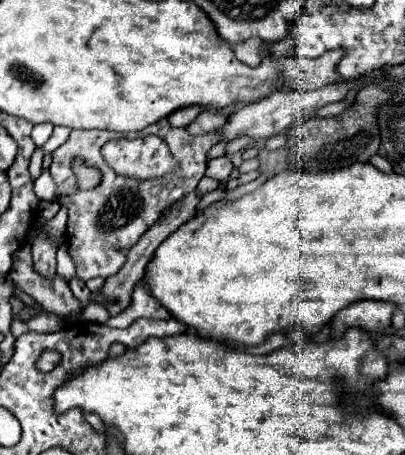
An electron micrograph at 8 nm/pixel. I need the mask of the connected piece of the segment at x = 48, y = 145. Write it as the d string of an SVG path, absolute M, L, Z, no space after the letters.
M55 126L53 134L51 134L51 136L49 136L49 140L41 146L41 150L43 150L45 154L51 154L57 146L61 146L61 144L67 140L69 132L71 132L71 128L65 128L65 126Z

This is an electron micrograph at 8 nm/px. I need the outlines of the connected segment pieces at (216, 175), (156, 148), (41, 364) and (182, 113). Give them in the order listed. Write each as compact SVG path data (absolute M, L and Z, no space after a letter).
M221 156L221 158L213 158L207 162L207 170L205 170L205 176L217 180L217 182L223 182L229 178L233 166L231 166L231 160L227 156Z
M151 136L135 140L111 140L103 146L101 152L107 164L127 178L149 180L177 170L177 162L173 160L165 142L159 138L155 140Z
M43 352L41 354L41 360L37 362L37 368L41 372L49 372L49 370L53 370L53 366L57 362L61 362L61 354L57 354L57 352Z
M191 106L191 108L181 108L181 110L177 110L177 112L173 112L171 114L171 118L169 118L169 124L173 126L173 128L183 128L183 126L189 126L193 120L195 120L195 116L201 112L201 108L197 108L197 106Z

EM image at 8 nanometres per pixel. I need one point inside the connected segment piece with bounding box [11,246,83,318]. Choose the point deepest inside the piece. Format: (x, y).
(55, 296)

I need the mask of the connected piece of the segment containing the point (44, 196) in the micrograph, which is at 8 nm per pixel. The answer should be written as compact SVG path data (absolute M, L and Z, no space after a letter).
M47 170L41 172L41 176L35 180L35 196L39 200L55 200L55 184L51 180L51 174Z

